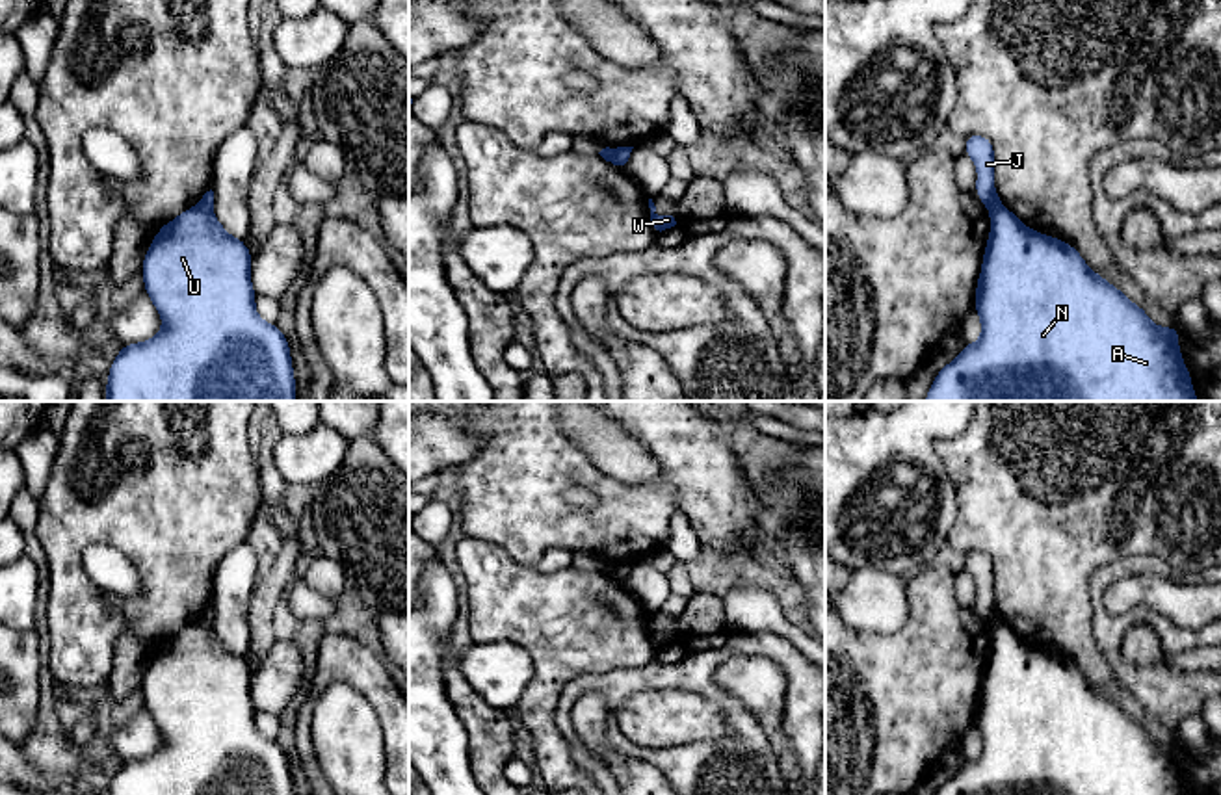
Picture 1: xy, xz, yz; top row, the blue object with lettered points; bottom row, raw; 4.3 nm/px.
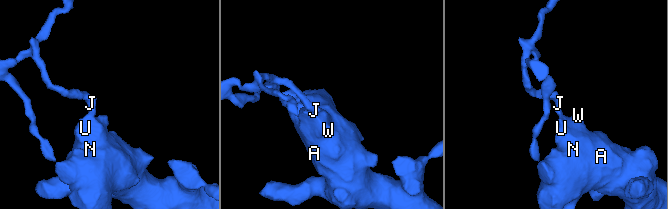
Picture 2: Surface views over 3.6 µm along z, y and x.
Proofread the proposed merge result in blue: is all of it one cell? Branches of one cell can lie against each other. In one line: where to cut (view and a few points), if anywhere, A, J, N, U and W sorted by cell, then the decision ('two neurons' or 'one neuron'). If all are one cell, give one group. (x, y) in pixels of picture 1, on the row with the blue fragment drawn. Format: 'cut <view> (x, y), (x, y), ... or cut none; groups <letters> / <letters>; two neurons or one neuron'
cut xy (197, 205), (210, 210); groups A N U W / J; two neurons

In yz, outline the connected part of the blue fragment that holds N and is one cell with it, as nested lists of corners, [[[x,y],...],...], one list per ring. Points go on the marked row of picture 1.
[[[1005,206],[991,212],[991,234],[976,284],[974,310],[981,318],[981,338],[976,344],[965,344],[961,353],[935,375],[926,401],[1199,401],[1191,386],[1189,370],[1182,362],[1178,349],[1180,331],[1176,327],[1156,327],[1139,305],[1128,301],[1106,277],[1091,271],[1072,245],[1028,228]]]

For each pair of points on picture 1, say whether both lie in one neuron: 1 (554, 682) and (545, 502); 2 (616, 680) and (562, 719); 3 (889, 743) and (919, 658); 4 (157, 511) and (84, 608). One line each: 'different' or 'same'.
1: different
2: same
3: same
4: same

